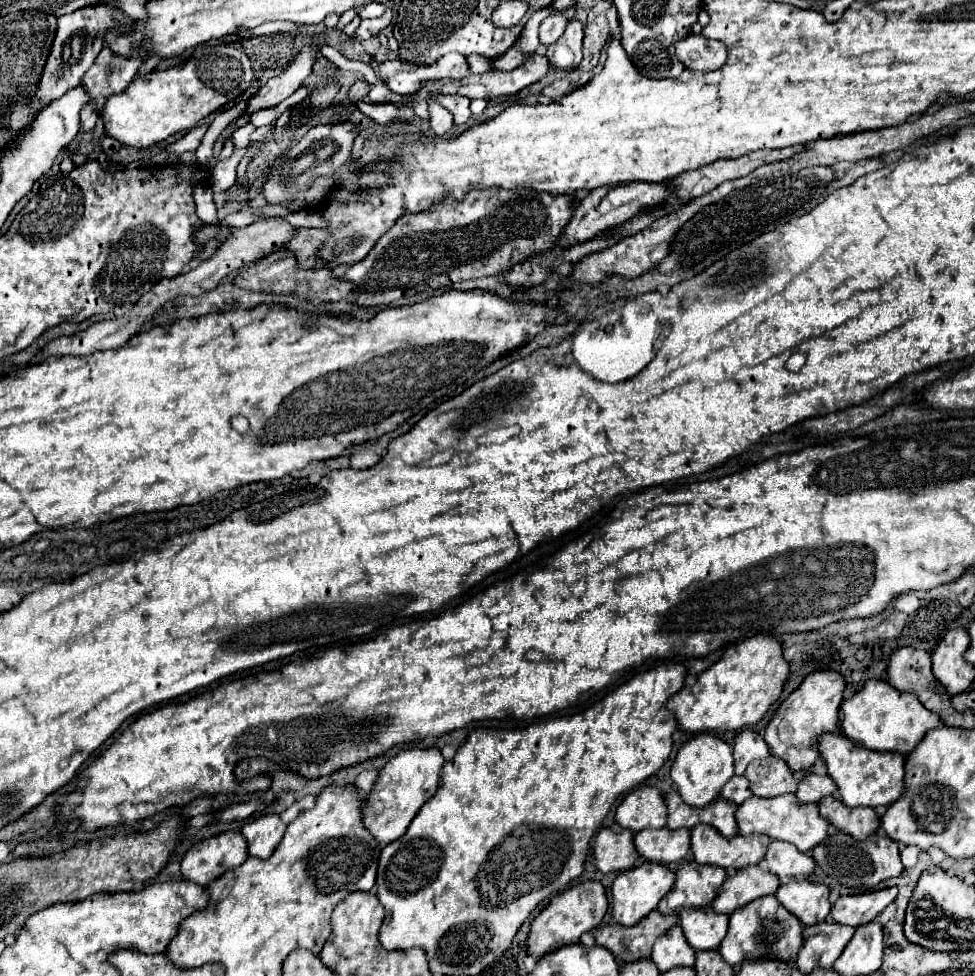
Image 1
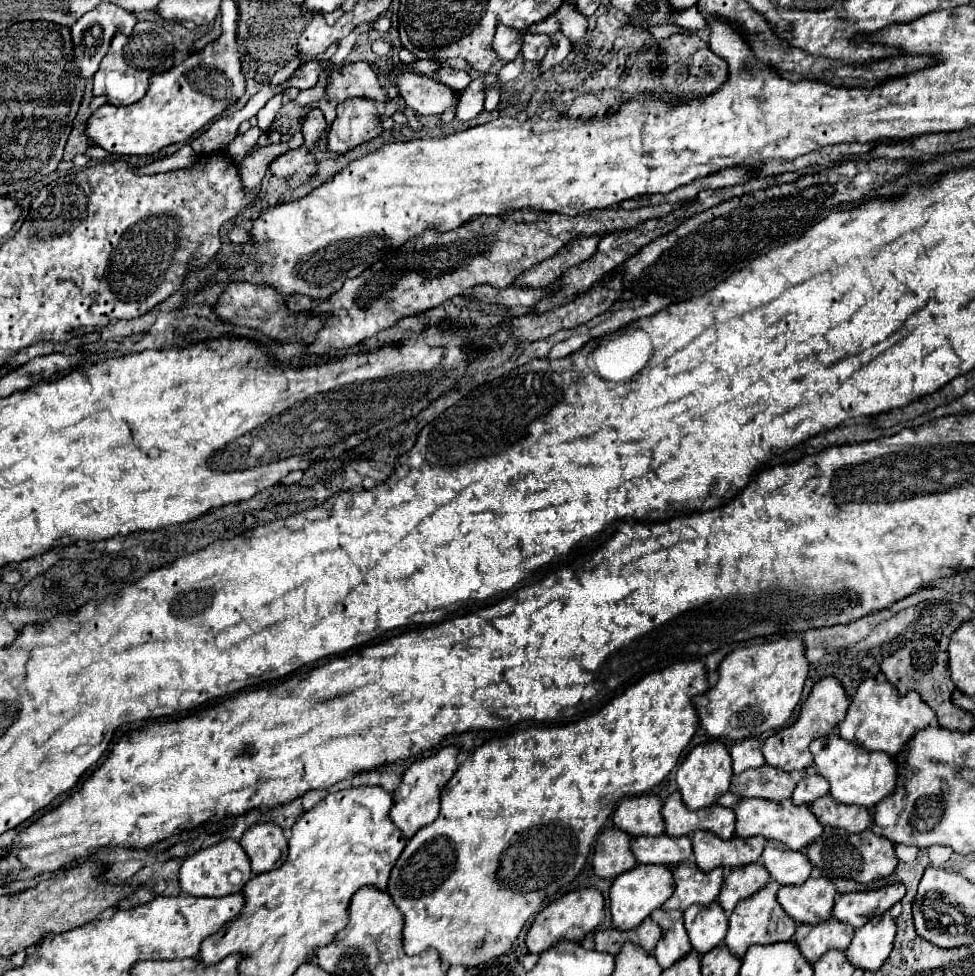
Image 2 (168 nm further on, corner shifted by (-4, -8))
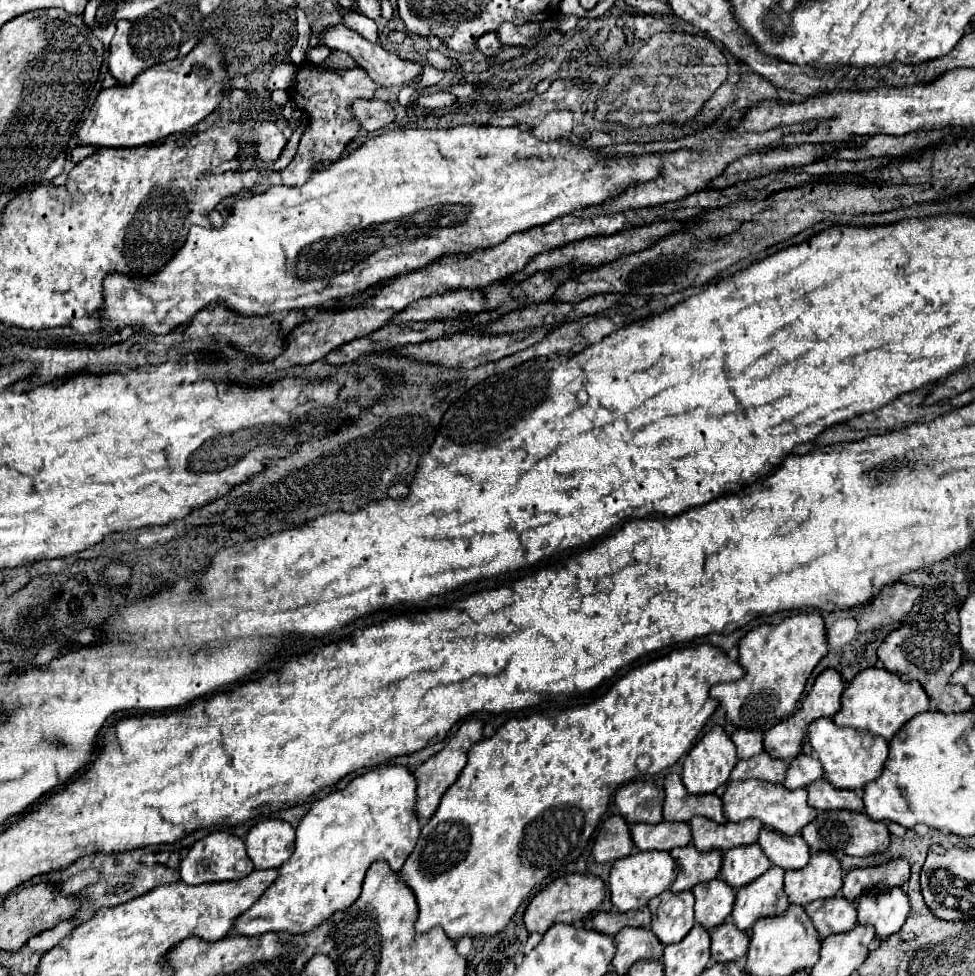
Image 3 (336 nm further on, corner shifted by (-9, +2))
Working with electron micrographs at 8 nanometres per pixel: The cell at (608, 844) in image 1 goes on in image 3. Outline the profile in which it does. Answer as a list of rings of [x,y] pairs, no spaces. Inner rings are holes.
[[[620,815],[604,819],[596,835],[592,857],[596,863],[608,863],[622,857],[628,857],[634,851],[634,841],[630,837],[628,823]]]

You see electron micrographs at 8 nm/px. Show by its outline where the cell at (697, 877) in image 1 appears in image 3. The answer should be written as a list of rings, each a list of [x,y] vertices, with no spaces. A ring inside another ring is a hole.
[[[688,845],[688,847],[674,849],[670,855],[674,859],[678,859],[678,867],[680,867],[676,881],[670,887],[672,893],[692,891],[694,885],[716,879],[718,873],[720,873],[720,867],[722,867],[720,849],[700,853],[694,845]]]

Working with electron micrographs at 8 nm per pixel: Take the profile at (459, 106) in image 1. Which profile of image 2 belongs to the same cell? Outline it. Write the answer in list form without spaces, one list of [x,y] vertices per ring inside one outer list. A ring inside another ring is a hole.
[[[483,75],[483,77],[471,81],[471,85],[463,91],[461,101],[457,105],[457,119],[459,121],[469,121],[483,111],[483,87],[493,85],[495,79],[497,79],[495,75]]]

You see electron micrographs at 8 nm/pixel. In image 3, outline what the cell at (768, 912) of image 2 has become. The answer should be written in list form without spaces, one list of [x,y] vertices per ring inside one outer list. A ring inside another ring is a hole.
[[[770,867],[768,873],[760,875],[752,885],[738,889],[732,923],[740,931],[748,931],[758,919],[782,915],[790,907],[784,893],[784,871],[780,867]]]

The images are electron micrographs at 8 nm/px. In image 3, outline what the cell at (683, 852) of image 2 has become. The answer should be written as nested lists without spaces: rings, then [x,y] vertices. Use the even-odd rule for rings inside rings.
[[[662,821],[658,825],[636,823],[632,827],[632,839],[640,851],[672,851],[676,847],[686,847],[692,843],[692,833],[688,823]]]

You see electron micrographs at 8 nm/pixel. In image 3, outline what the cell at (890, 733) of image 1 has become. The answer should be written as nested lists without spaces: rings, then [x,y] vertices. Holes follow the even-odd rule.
[[[870,667],[860,671],[850,687],[842,695],[842,709],[836,713],[834,723],[840,727],[852,727],[852,729],[864,729],[872,735],[880,735],[886,741],[890,741],[900,727],[904,727],[914,715],[924,713],[930,709],[930,699],[924,691],[924,687],[918,681],[904,683],[900,677],[888,673],[880,667]]]

